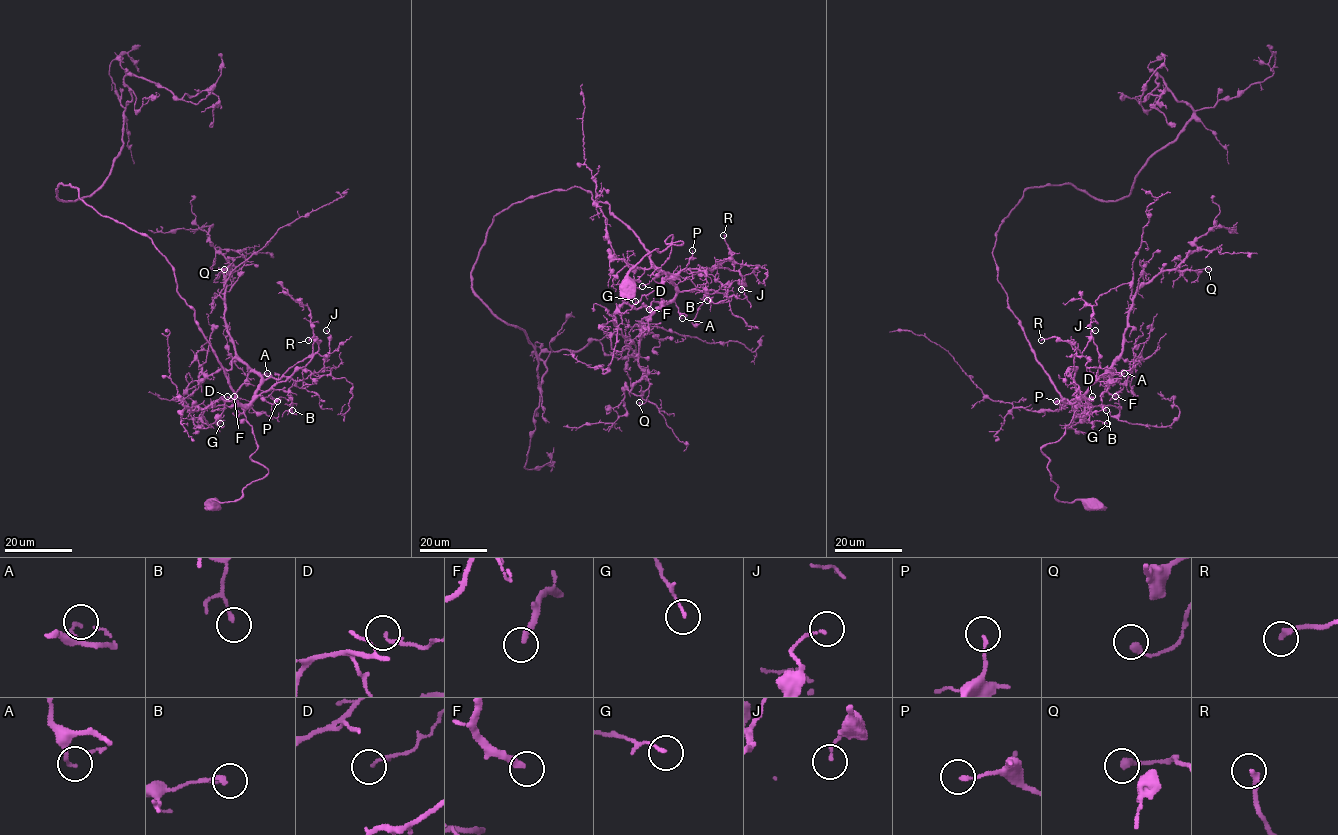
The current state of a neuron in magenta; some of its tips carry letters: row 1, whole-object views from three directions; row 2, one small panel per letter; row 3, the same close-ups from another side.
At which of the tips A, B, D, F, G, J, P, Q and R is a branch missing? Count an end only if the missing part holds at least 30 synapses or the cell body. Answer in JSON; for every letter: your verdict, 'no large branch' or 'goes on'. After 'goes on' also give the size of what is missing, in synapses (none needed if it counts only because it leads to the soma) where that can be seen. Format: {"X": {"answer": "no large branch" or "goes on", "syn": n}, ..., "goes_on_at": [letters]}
{"A": {"answer": "no large branch"}, "B": {"answer": "no large branch"}, "D": {"answer": "no large branch"}, "F": {"answer": "goes on", "syn": 90}, "G": {"answer": "no large branch"}, "J": {"answer": "no large branch"}, "P": {"answer": "no large branch"}, "Q": {"answer": "no large branch"}, "R": {"answer": "no large branch"}, "goes_on_at": ["F"]}

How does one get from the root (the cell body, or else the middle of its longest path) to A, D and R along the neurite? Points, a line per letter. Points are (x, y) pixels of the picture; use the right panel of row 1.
A: (1092, 504), (1054, 496), (1041, 448), (1063, 435), (1098, 378), (1124, 373)
D: (1092, 504), (1054, 496), (1049, 459), (1041, 450), (1063, 435), (1081, 399), (1092, 396)
R: (1092, 504), (1054, 496), (1041, 448), (1063, 435), (1080, 395), (1076, 350), (1055, 337), (1041, 340)

